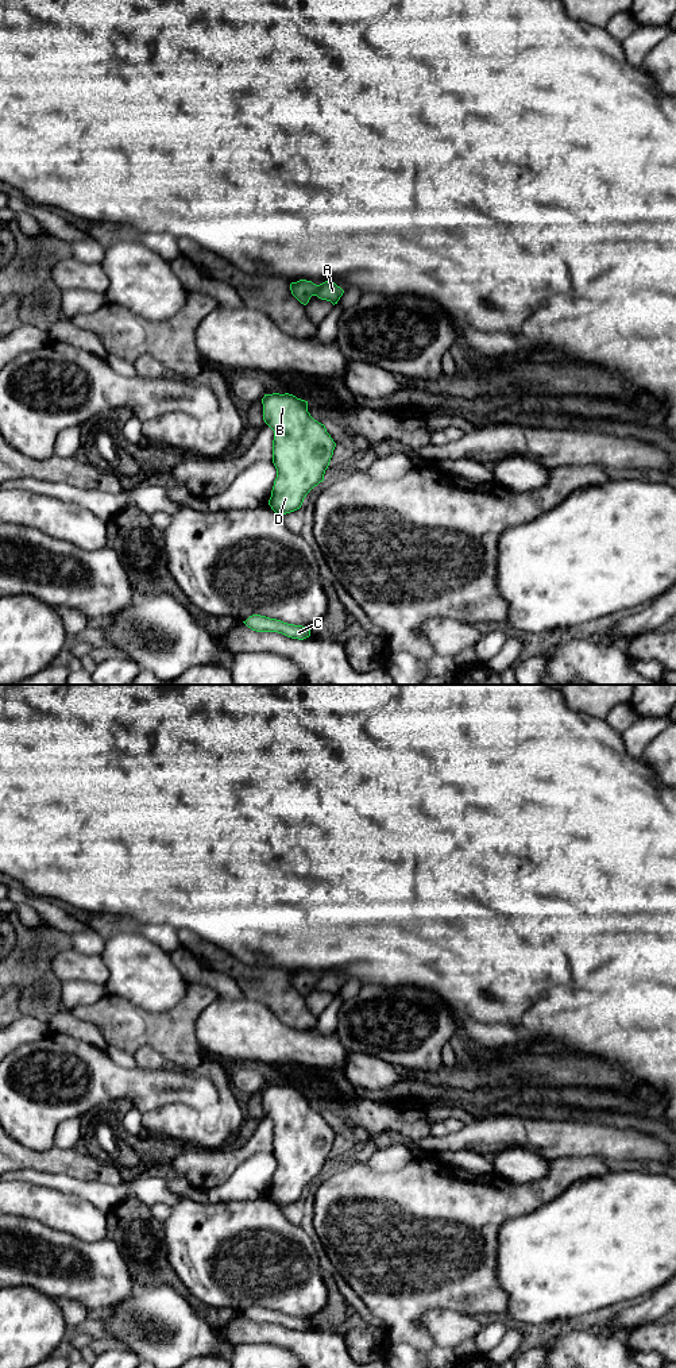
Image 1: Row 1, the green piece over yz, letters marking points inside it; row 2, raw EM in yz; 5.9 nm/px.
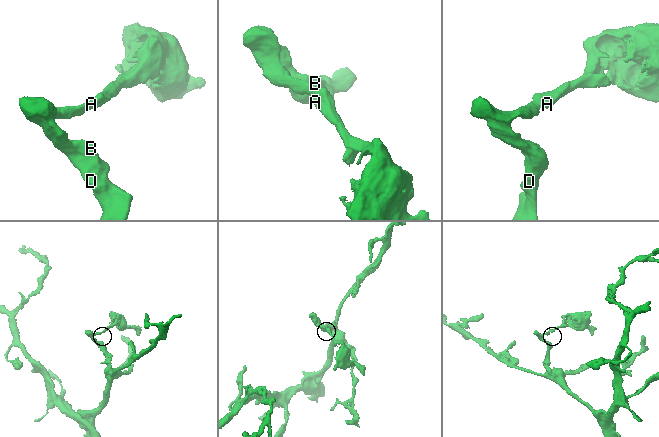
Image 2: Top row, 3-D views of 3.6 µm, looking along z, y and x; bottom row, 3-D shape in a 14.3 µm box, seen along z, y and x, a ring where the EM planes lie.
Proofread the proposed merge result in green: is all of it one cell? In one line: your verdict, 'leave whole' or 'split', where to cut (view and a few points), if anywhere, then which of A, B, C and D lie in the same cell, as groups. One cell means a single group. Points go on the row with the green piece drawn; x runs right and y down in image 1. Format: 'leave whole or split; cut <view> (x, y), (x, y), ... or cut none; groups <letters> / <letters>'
leave whole; cut none; groups A B C D

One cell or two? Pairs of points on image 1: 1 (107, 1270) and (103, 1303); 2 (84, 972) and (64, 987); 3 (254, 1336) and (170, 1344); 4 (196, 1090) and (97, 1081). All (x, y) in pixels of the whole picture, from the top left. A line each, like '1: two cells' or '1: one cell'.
1: one cell
2: two cells
3: two cells
4: one cell

